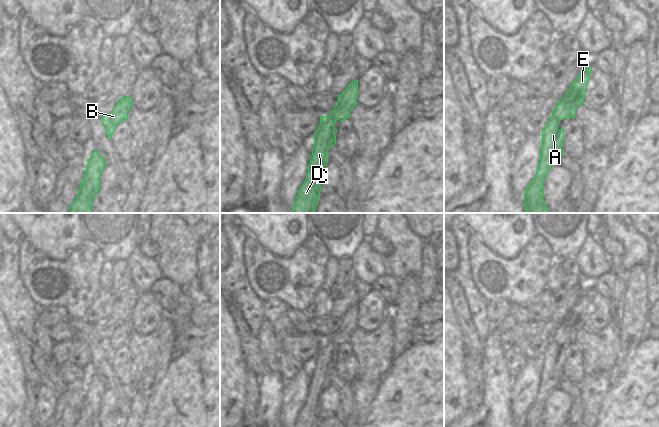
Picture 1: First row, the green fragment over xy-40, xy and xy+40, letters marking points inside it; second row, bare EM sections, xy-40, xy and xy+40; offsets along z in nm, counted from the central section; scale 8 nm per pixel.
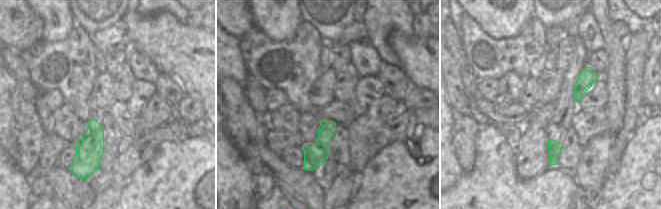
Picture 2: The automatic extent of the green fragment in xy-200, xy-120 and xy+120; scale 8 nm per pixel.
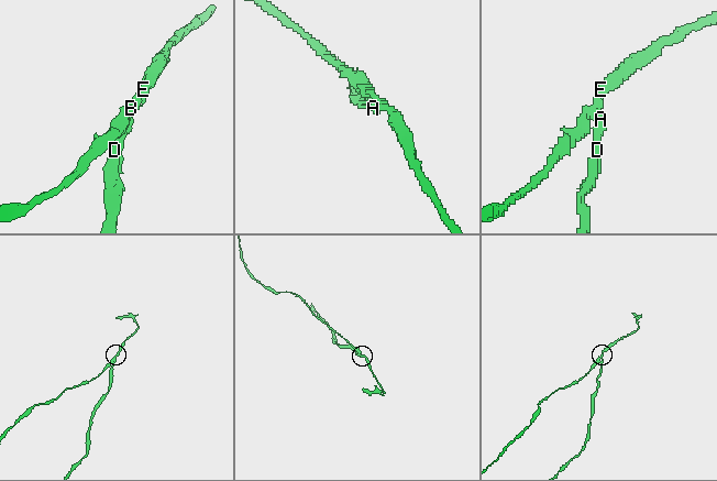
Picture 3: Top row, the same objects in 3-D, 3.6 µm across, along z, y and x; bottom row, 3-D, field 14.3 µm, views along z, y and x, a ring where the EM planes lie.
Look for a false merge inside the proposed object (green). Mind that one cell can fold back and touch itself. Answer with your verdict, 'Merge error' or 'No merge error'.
Merge error.

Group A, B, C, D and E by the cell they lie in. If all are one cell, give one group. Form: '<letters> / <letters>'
A C D / B E

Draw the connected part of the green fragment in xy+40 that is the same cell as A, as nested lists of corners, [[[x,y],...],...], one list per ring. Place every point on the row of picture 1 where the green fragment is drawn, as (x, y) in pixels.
[[[551,116],[542,131],[542,147],[540,149],[540,163],[534,179],[524,193],[524,205],[527,213],[547,213],[548,207],[543,199],[544,179],[548,171],[558,164],[564,154],[564,129],[558,129],[560,120]]]

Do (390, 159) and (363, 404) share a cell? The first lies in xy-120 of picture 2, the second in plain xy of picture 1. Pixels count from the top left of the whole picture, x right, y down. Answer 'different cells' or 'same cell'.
different cells

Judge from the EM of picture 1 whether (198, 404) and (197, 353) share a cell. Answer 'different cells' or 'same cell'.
same cell

